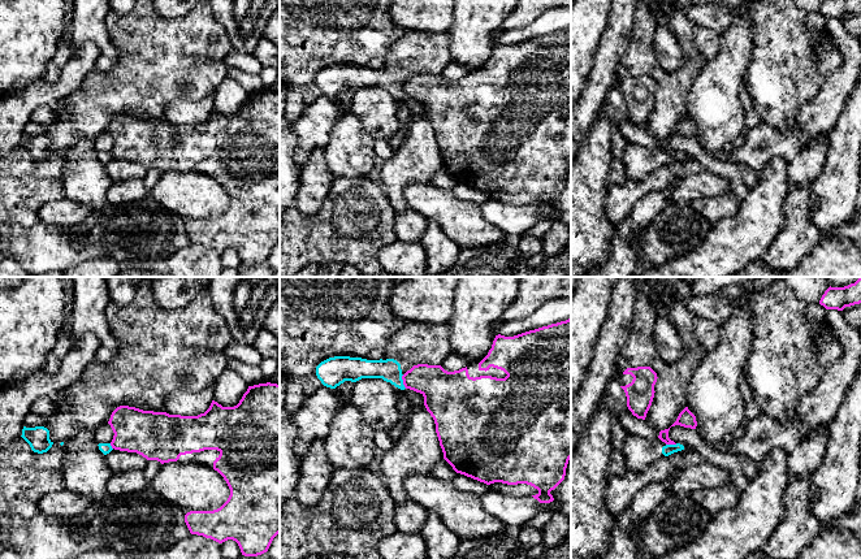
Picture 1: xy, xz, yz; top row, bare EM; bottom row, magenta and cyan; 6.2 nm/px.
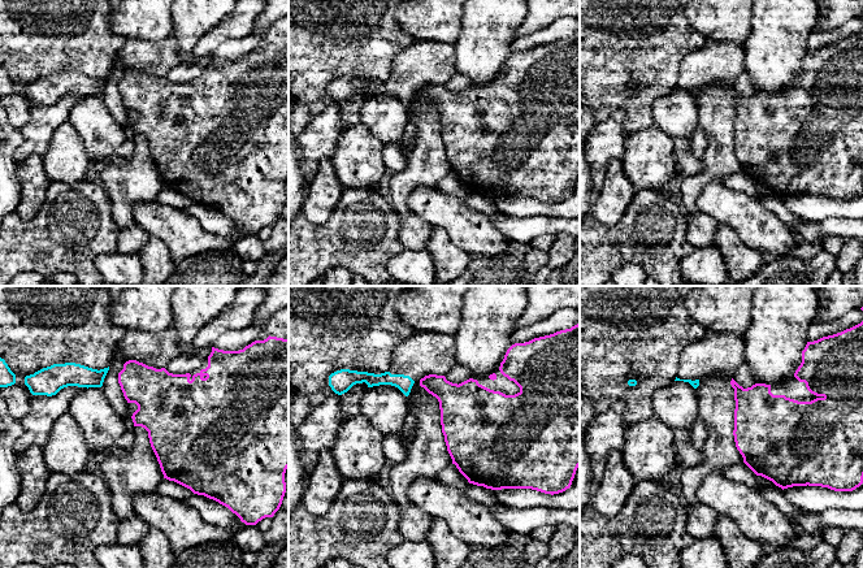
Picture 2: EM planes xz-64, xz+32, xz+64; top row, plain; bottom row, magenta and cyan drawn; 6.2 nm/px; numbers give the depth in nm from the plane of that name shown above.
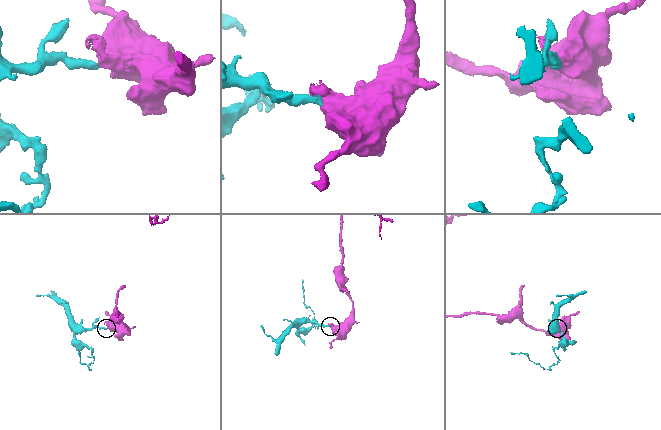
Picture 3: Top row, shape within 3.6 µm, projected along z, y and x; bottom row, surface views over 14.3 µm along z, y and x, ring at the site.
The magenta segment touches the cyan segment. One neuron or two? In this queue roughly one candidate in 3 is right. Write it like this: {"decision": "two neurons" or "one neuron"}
{"decision": "two neurons"}

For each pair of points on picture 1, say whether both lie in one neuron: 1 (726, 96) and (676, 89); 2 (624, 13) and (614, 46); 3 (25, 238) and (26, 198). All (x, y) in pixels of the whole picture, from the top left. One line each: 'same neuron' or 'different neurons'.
1: different neurons
2: same neuron
3: different neurons

